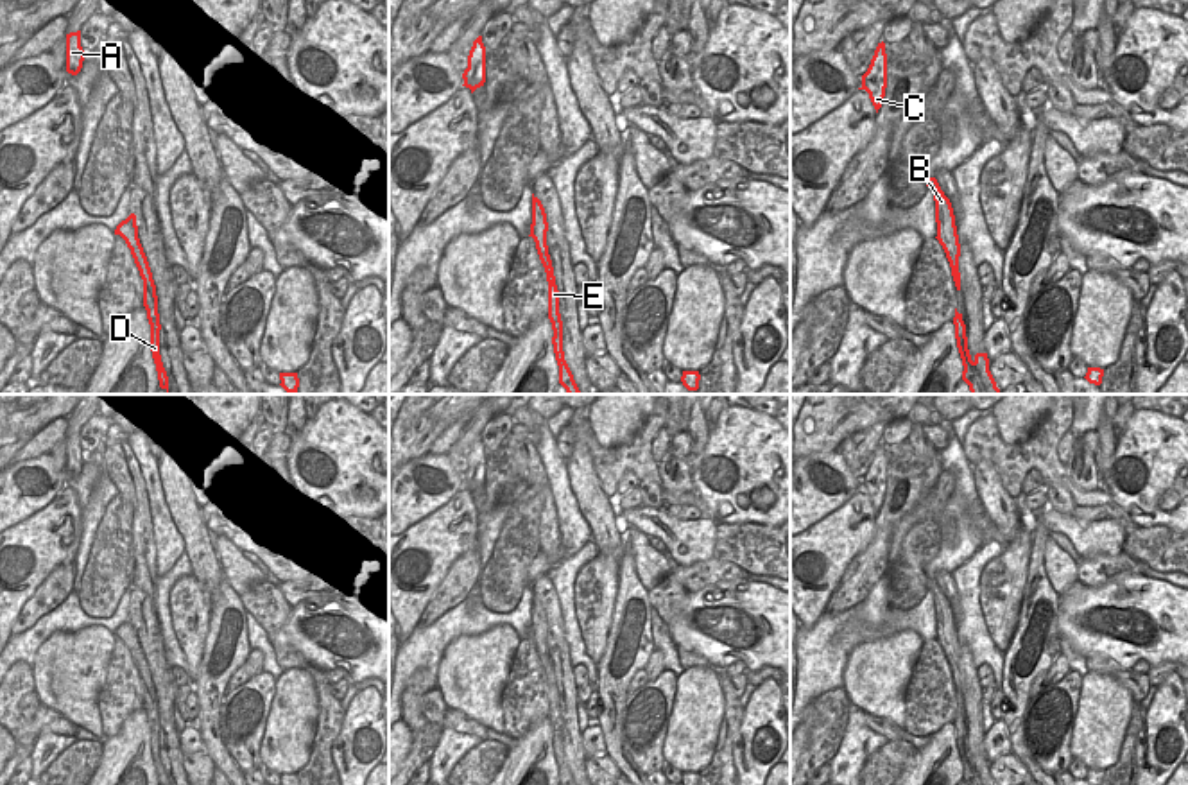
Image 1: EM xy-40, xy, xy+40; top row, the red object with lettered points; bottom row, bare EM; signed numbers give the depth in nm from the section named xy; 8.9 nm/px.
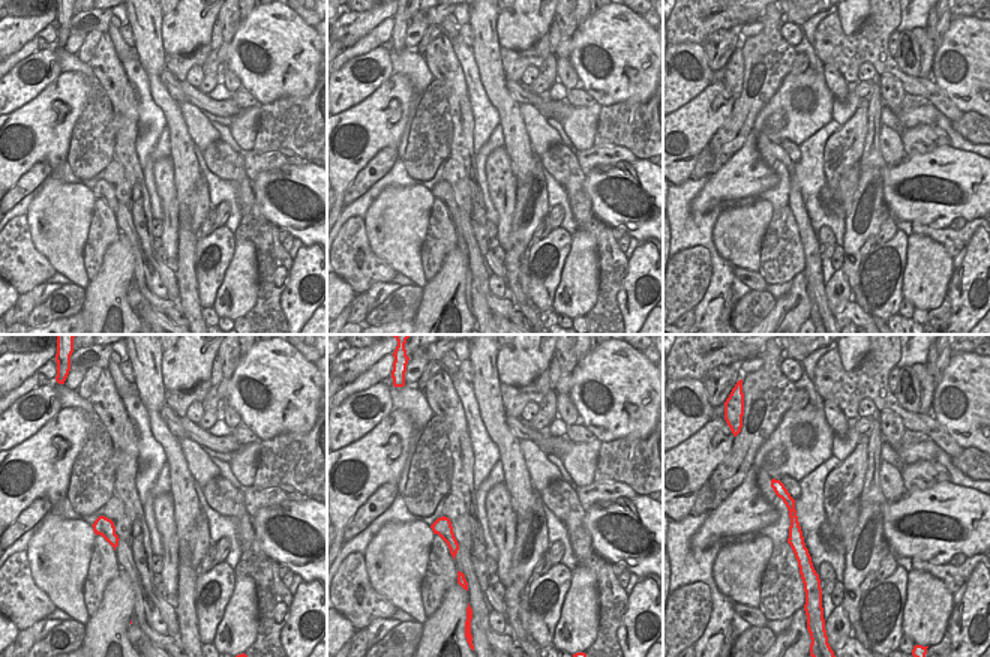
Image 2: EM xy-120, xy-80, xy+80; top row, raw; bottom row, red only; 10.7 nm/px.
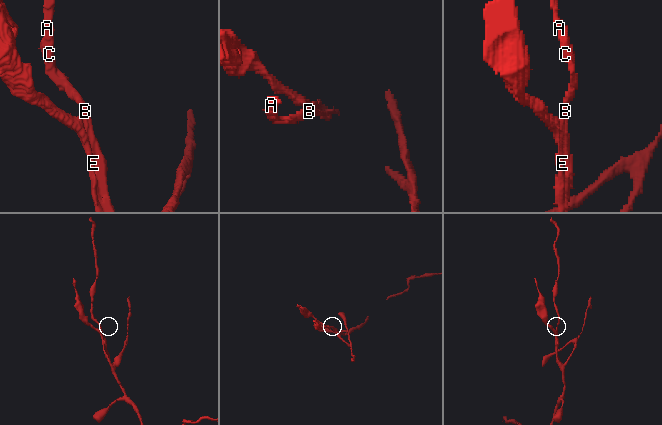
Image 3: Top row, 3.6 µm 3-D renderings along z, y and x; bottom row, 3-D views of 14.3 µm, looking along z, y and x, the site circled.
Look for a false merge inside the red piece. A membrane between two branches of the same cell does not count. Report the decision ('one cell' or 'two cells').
two cells

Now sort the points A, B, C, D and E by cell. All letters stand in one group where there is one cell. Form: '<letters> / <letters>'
A B C D / E

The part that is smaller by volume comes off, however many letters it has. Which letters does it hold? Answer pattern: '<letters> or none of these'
E

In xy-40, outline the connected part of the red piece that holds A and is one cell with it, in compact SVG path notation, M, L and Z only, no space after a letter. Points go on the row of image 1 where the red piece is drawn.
M81 30L66 34L66 72L77 75L86 52L81 47Z

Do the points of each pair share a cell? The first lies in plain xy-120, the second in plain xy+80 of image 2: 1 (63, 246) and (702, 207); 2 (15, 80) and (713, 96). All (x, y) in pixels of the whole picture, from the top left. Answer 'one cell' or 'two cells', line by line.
1: two cells
2: two cells

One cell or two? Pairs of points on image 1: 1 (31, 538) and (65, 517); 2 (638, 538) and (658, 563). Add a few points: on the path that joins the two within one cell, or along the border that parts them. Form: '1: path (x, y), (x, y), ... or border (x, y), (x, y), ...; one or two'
1: path (40, 538), (56, 526); one
2: path (638, 543), (653, 558); one

